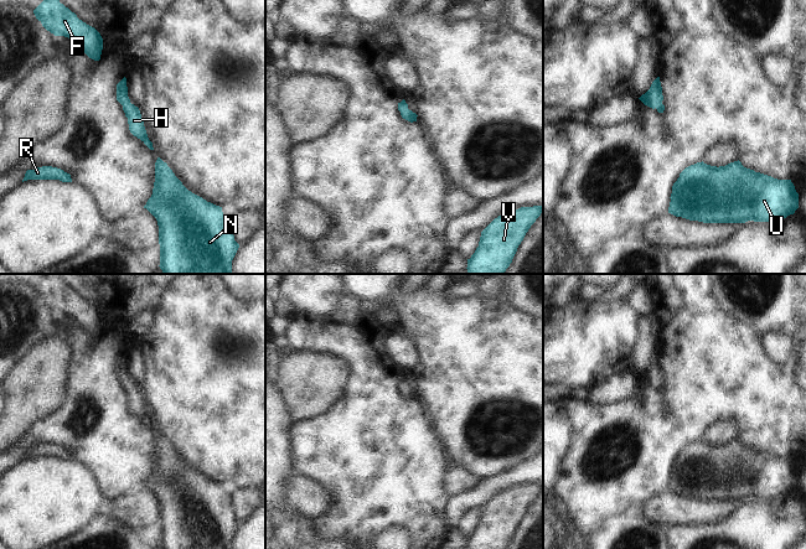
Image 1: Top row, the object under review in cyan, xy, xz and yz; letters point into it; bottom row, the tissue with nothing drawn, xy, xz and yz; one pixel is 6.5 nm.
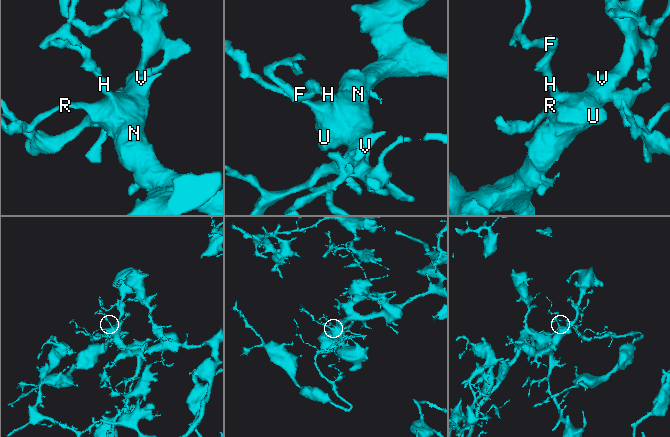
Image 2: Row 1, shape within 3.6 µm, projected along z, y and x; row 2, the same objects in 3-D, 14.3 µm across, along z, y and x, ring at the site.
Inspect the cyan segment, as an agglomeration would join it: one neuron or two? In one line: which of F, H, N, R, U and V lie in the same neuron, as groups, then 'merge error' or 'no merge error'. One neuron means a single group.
F H N R U V; no merge error

